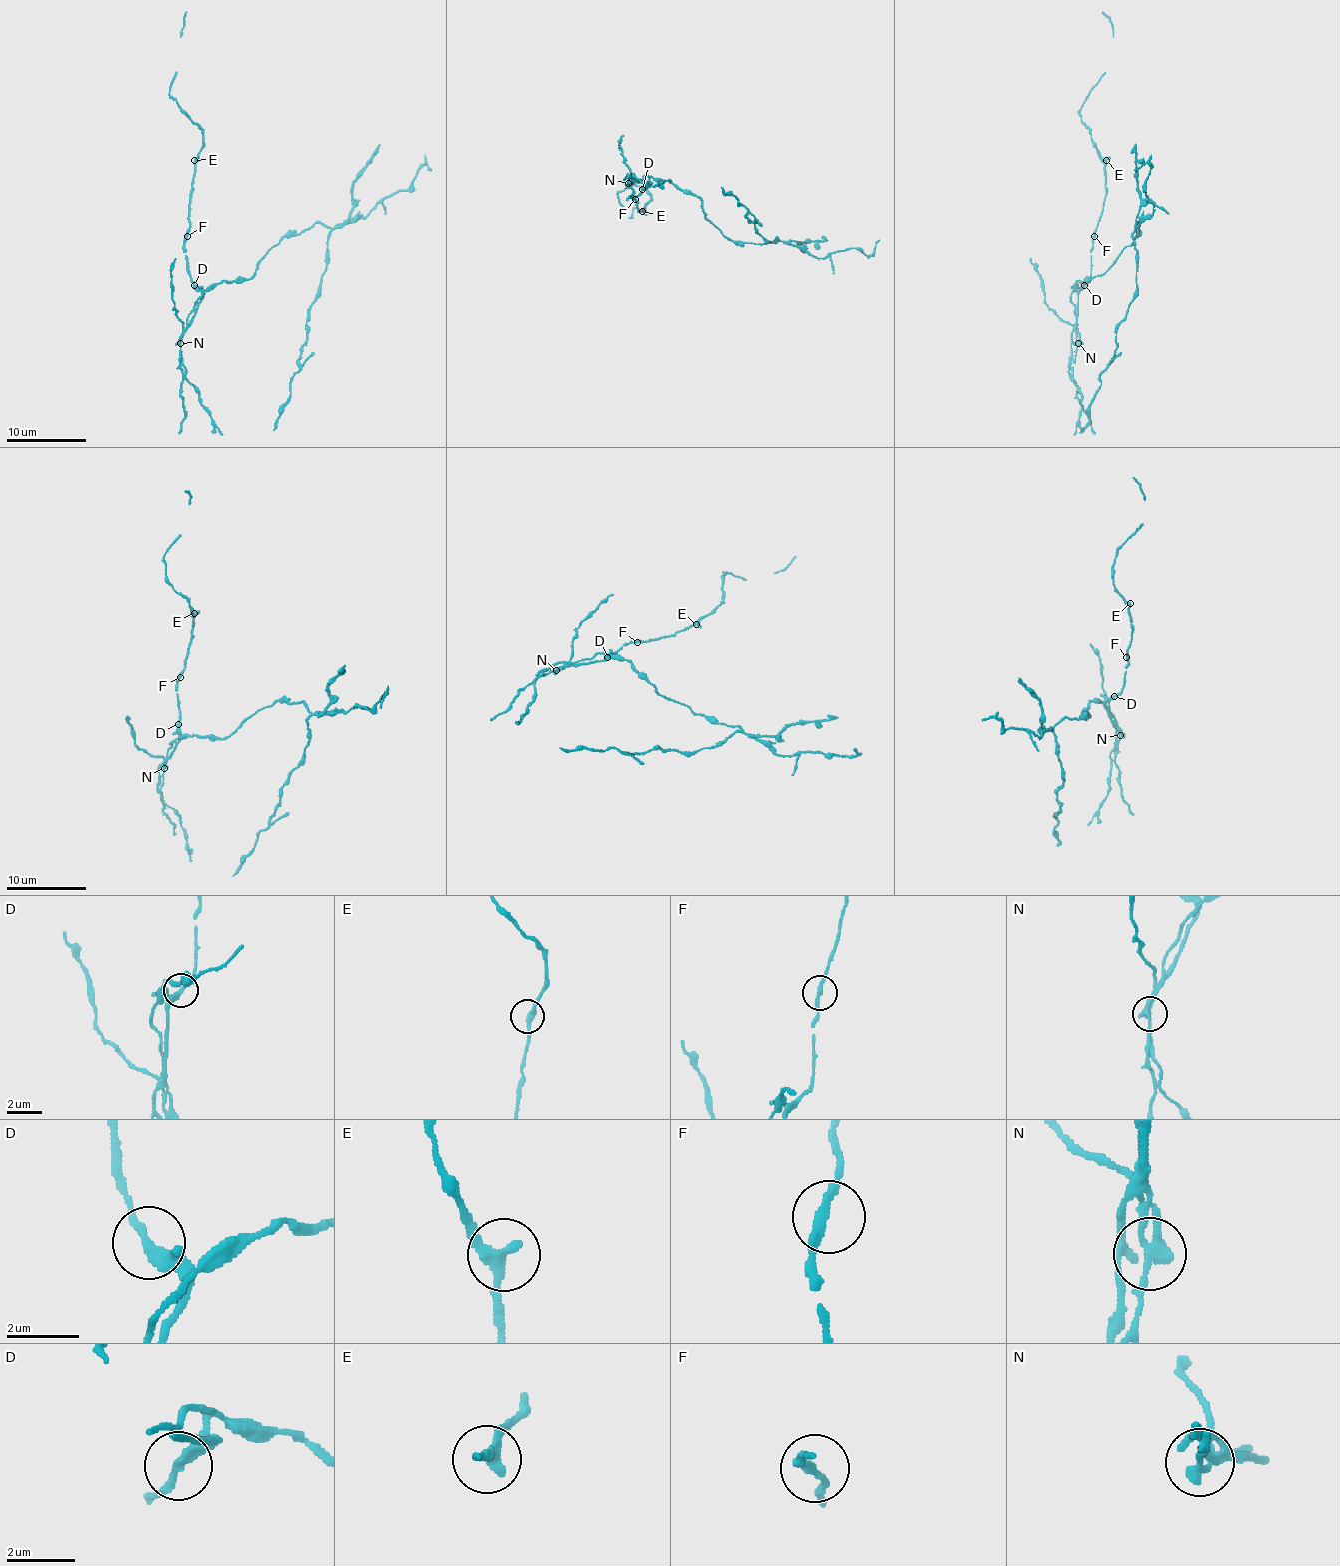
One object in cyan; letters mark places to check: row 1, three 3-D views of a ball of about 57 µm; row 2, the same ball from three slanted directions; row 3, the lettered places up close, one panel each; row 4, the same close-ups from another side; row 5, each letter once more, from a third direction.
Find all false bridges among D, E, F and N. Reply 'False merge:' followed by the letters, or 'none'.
False merge: N

